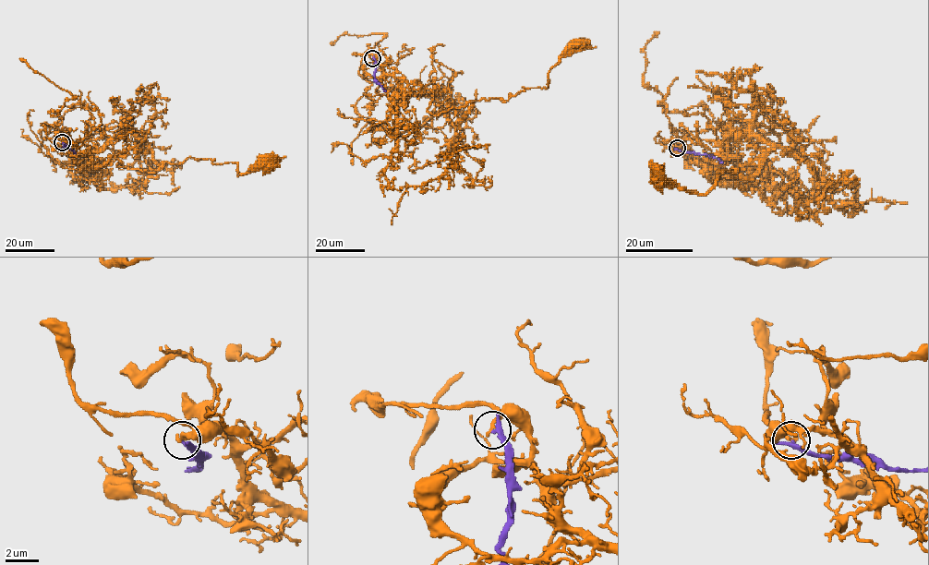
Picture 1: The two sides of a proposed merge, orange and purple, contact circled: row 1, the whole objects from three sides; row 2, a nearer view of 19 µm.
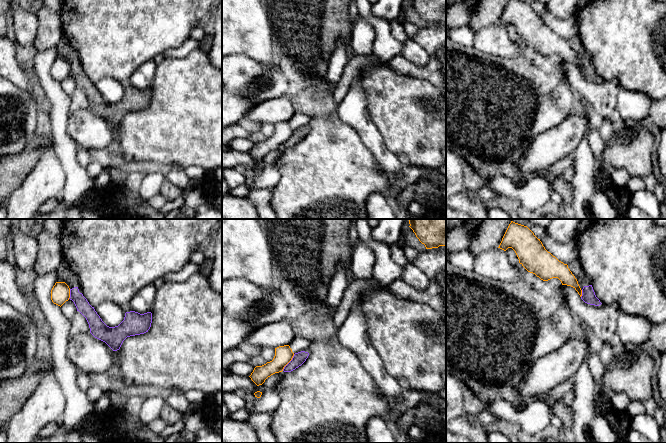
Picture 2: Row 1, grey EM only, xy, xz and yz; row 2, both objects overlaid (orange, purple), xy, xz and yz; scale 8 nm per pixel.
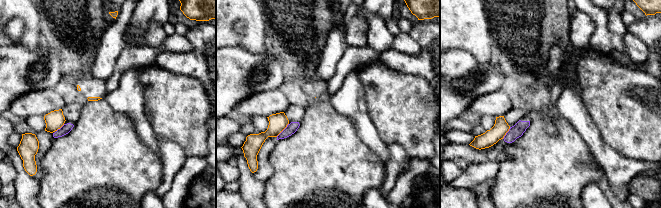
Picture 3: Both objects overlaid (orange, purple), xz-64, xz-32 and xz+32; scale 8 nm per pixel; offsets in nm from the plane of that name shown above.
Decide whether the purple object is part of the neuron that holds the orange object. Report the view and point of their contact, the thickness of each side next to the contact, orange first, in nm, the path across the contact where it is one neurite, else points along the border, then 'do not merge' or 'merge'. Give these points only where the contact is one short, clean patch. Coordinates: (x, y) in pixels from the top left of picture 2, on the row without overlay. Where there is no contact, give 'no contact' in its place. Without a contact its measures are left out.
contact xz (289, 137); calibres 140 and 100 nm; border xz (294, 130), (282, 146); do not merge

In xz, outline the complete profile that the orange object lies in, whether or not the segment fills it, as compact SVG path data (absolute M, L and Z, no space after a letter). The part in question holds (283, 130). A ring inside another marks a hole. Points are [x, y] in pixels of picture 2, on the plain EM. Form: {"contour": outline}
{"contour": "M289 121L279 122L275 124L273 136L262 142L256 142L249 153L257 162L262 161L271 151L282 148L293 132Z"}

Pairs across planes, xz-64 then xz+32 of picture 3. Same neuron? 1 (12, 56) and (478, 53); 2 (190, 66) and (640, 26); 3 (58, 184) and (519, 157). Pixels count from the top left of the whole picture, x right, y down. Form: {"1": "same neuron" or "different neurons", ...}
{"1": "different neurons", "2": "same neuron", "3": "same neuron"}

